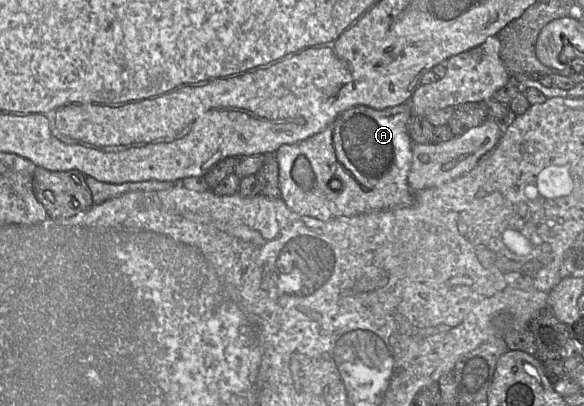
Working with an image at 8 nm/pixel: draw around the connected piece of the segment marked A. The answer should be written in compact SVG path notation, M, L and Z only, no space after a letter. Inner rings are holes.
M408 102L385 109L358 105L340 113L321 132L294 144L281 145L274 153L279 167L280 198L291 211L321 221L411 206L414 192L408 184L413 160L413 142L407 130L410 116ZM300 155L310 161L317 177L312 192L303 192L291 175L293 163Z

